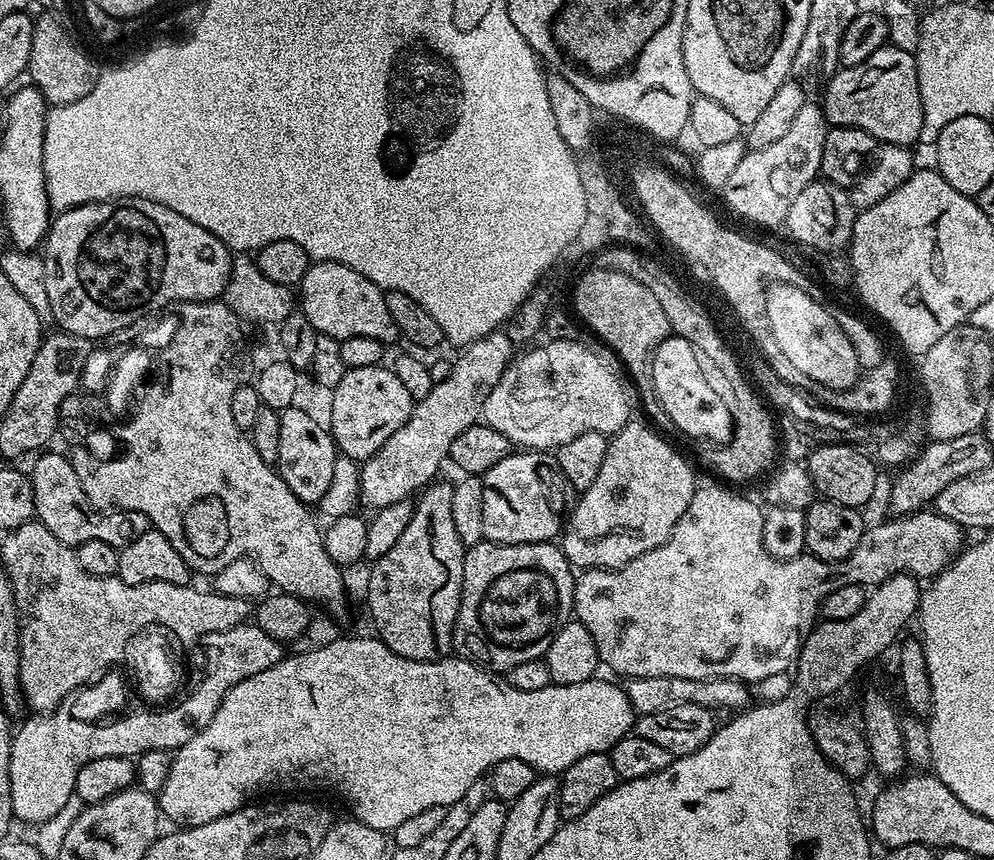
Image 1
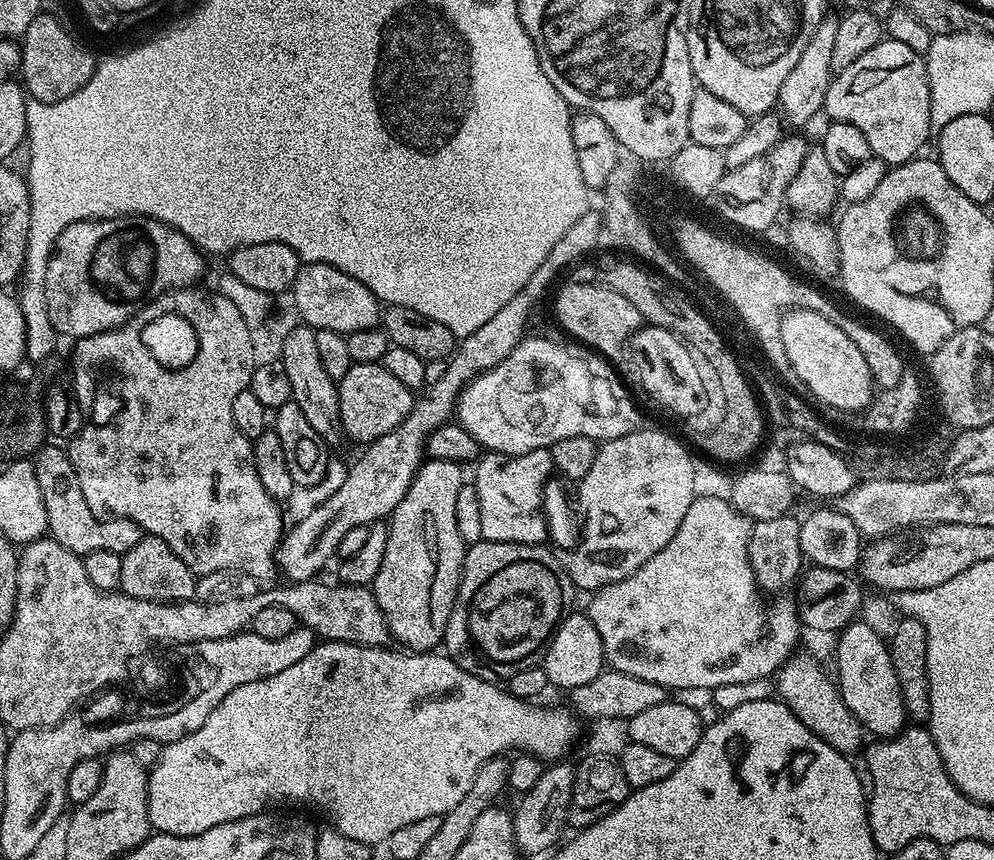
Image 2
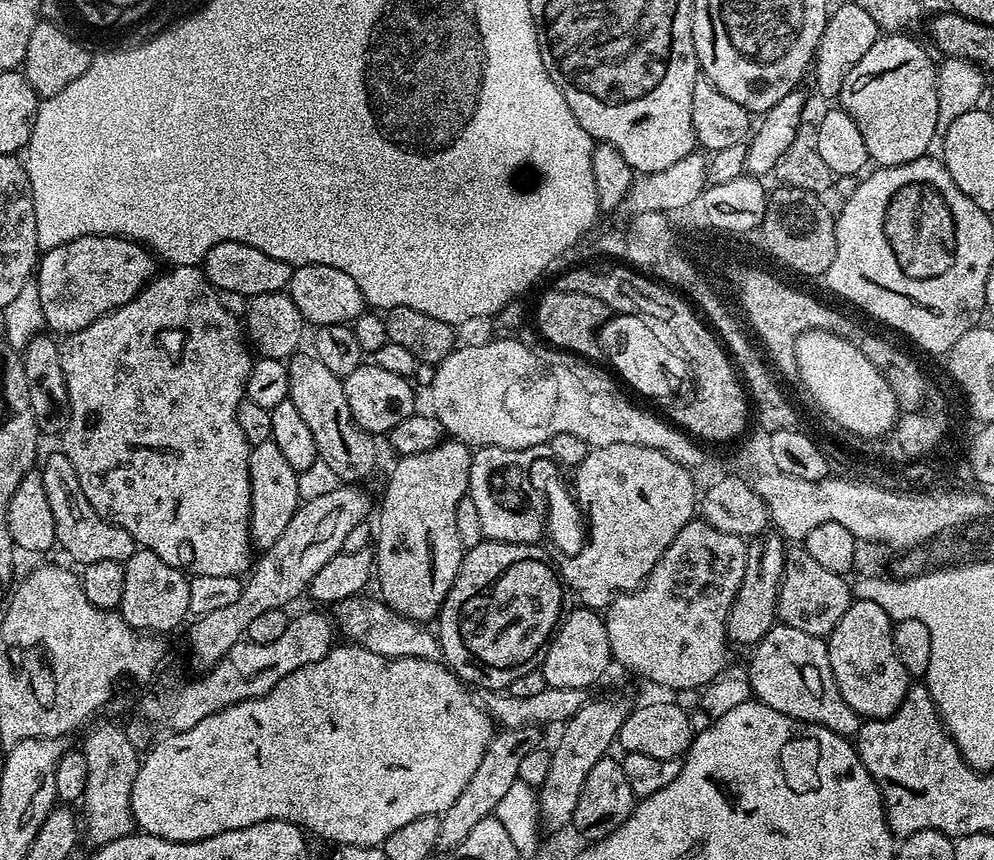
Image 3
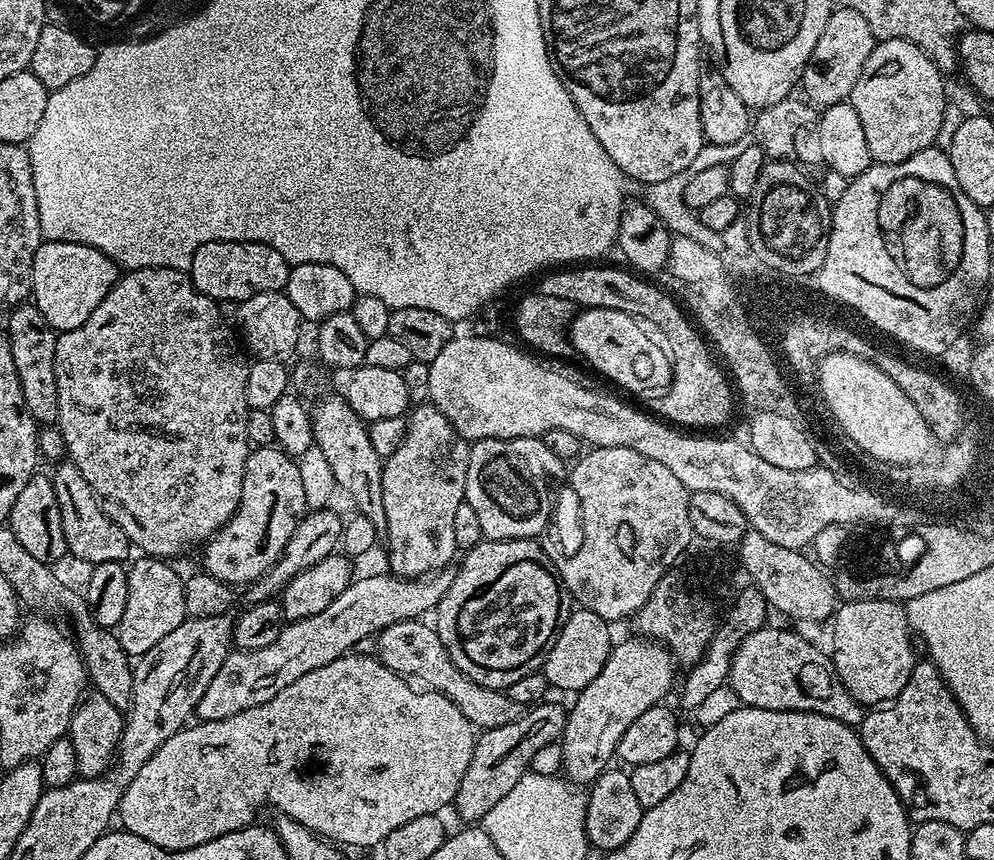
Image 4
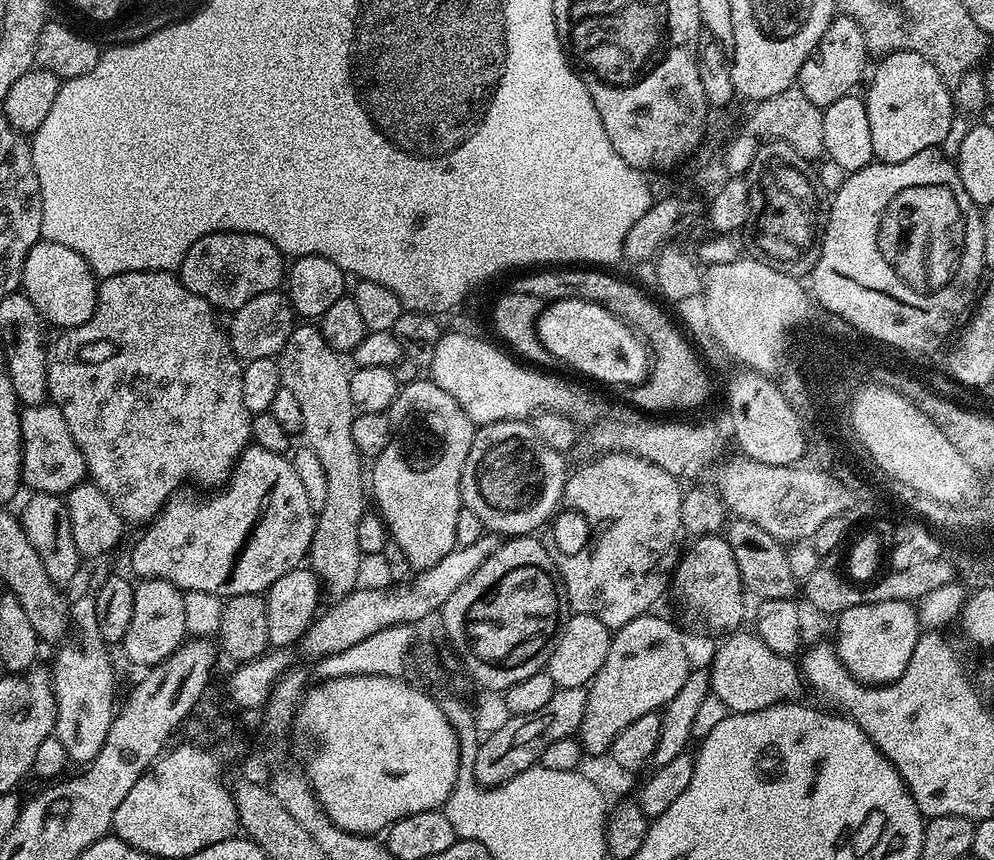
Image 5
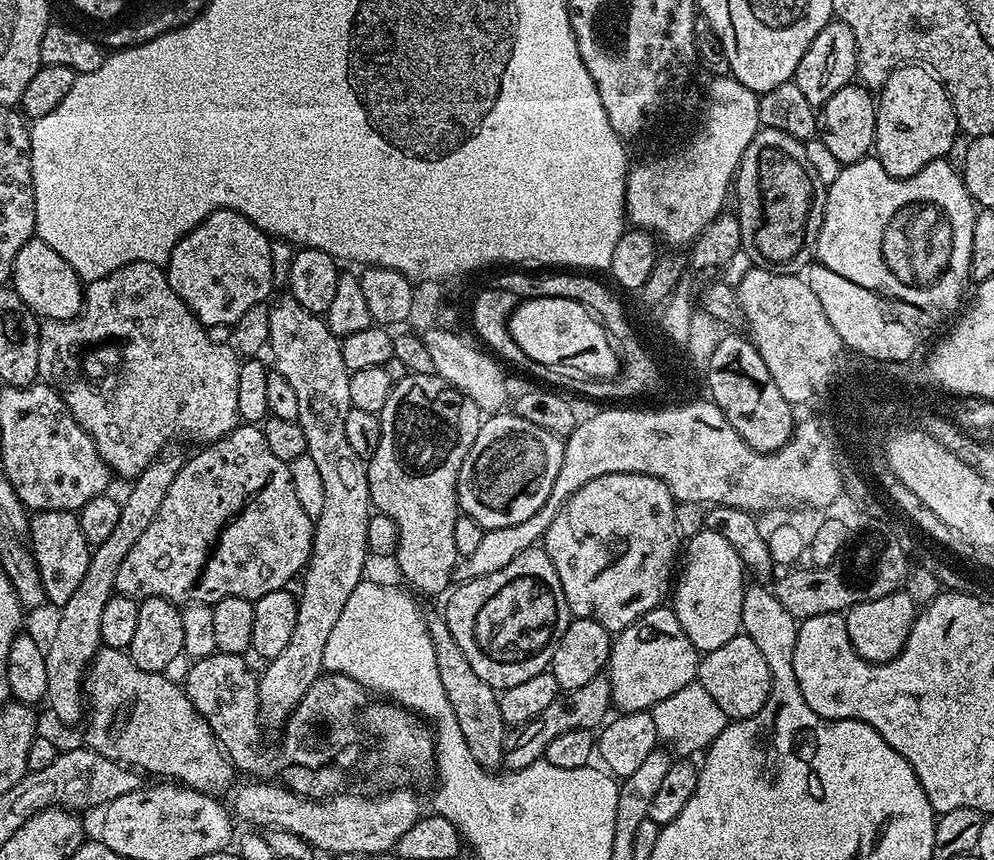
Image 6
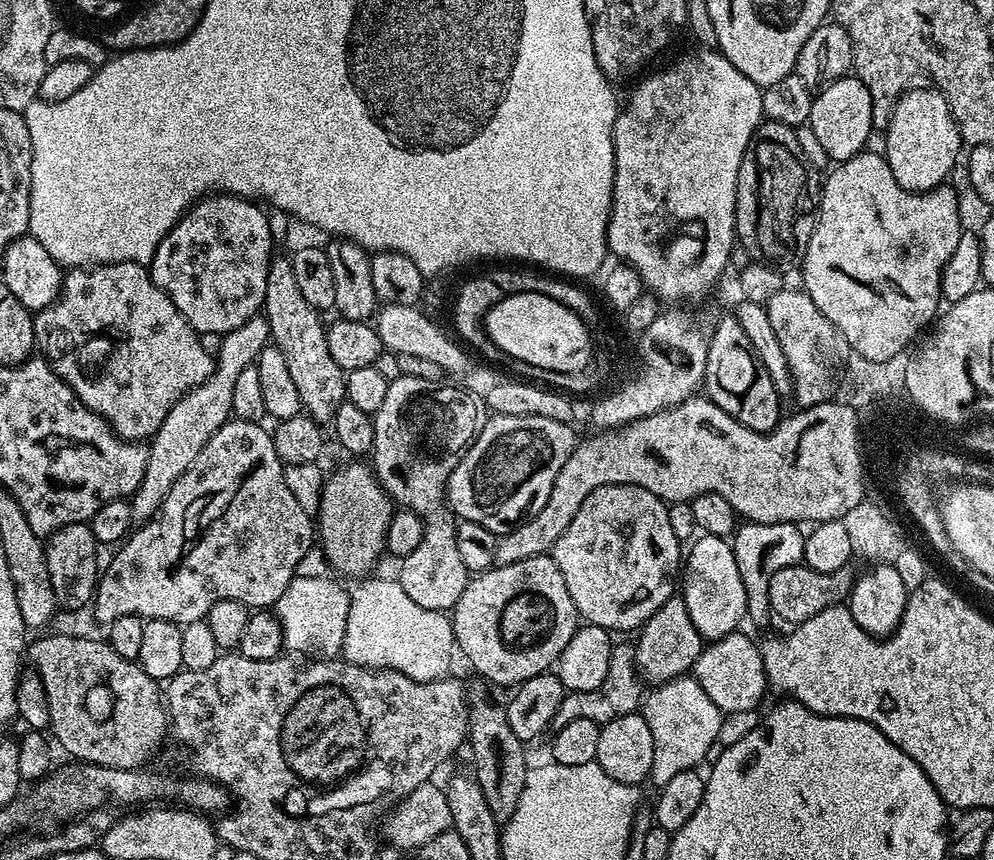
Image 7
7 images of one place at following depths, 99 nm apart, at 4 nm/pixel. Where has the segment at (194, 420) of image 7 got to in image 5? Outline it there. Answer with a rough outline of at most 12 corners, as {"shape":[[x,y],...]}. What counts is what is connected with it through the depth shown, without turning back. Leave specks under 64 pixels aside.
{"shape":[[96,597],[70,604],[50,663],[55,735],[73,765],[98,758],[118,711]]}

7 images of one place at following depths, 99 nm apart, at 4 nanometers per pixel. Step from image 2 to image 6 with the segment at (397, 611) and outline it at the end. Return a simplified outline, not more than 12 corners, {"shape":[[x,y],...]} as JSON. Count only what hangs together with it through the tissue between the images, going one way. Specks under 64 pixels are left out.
{"shape":[[438,375],[393,383],[367,461],[403,579],[447,593],[456,483],[480,407]]}

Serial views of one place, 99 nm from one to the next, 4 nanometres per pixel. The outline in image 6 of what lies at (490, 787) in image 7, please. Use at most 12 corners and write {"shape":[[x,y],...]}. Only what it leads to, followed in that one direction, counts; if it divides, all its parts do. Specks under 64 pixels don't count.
{"shape":[[427,609],[438,676],[479,765],[499,769],[508,728],[439,611]]}

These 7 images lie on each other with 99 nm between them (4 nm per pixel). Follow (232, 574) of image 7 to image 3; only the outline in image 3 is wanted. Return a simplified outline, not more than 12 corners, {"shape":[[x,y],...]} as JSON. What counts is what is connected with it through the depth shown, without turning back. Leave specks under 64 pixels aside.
{"shape":[[271,439],[248,454],[248,529],[263,550],[302,503],[298,474]]}

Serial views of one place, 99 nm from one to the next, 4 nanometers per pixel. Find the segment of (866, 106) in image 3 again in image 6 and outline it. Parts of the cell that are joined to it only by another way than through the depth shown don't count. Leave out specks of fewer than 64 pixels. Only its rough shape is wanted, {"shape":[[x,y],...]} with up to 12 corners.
{"shape":[[915,63],[876,100],[874,159],[910,178],[958,134],[944,85]]}

